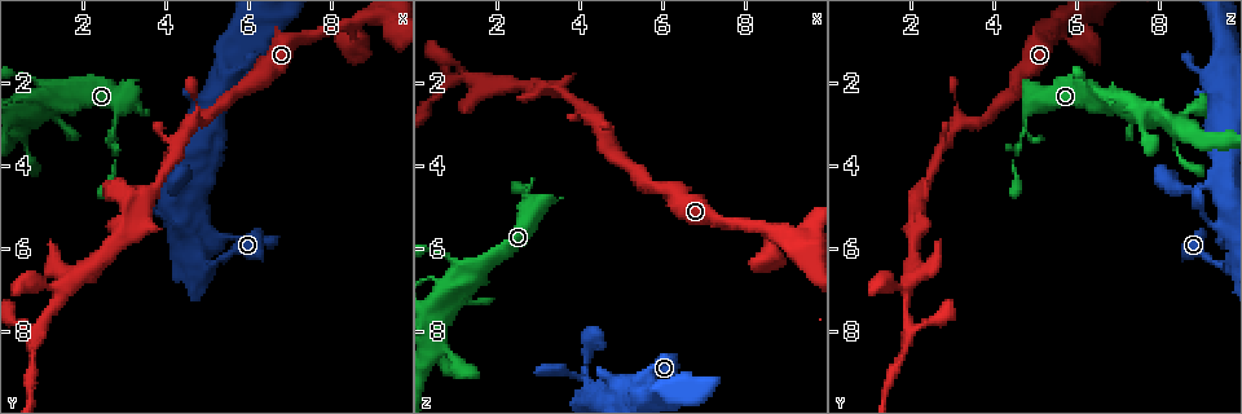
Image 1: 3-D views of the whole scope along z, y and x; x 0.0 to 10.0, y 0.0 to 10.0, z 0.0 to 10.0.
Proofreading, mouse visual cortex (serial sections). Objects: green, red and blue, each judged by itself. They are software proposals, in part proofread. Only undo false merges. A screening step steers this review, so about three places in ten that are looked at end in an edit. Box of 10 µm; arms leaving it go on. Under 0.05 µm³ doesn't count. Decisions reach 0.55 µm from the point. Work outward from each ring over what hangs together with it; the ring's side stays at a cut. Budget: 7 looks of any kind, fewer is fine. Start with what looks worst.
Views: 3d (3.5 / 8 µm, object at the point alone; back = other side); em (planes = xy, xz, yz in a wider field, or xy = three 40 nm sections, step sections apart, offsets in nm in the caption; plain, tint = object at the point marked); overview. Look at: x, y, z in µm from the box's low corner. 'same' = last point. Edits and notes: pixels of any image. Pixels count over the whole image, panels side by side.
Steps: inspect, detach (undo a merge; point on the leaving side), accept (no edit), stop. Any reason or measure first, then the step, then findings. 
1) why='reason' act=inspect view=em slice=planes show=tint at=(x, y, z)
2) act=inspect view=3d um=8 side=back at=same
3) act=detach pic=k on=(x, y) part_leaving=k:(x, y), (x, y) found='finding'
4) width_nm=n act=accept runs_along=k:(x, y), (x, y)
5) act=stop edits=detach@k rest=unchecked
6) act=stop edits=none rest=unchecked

why='a fork' act=inspect view=3d um=3.5 at=(3.40, 5.00, 2.20)

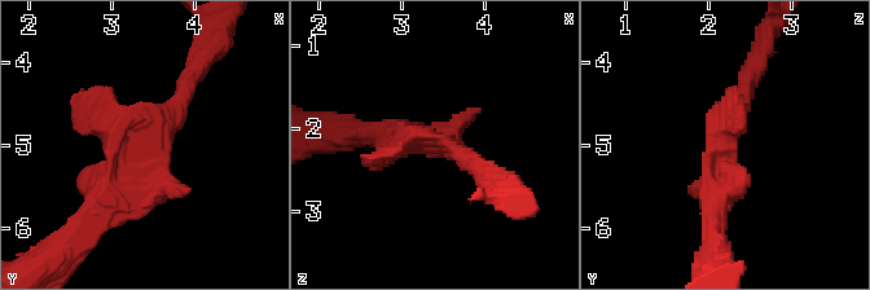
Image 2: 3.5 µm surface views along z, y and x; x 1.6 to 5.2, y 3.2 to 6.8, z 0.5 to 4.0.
act=accept runs_along=2:(190, 78), (163, 130), (92, 214) found='continuous, no second cell'

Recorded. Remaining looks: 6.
why='sudden change in width' act=inspect view=em slice=xy step=2 show=tint at=(2.80, 2.80, 4.80)

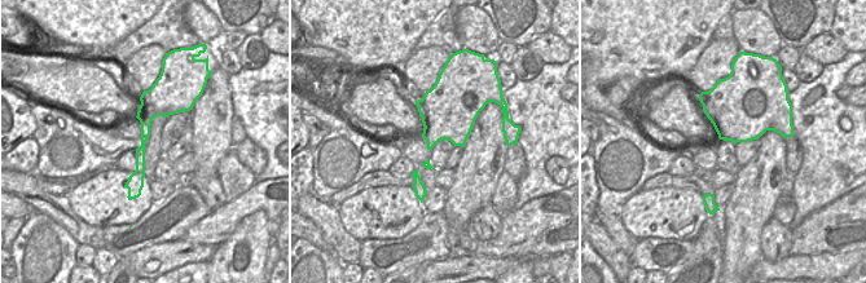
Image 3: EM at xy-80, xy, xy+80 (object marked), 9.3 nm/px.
act=inspect view=3d um=3.5 at=same

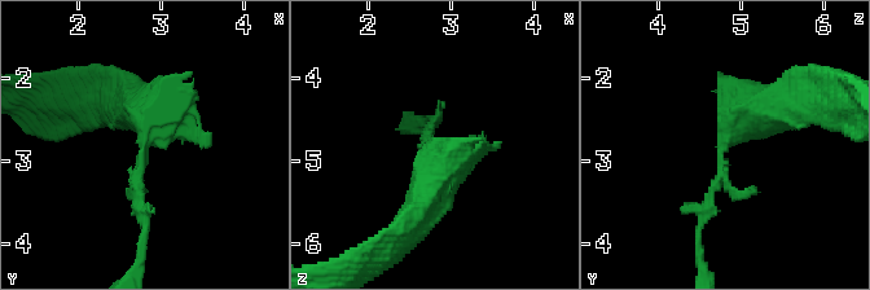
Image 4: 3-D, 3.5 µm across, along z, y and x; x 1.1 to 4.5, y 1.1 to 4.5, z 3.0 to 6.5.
act=detach pic=4 on=(734, 194) part_leaving=4:(723, 157), (699, 229), (703, 268) found='a second cell is stuck on'

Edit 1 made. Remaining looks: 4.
why='calibre changes' act=inspect view=3d um=3.5 at=(0.80, 2.50, 7.10)

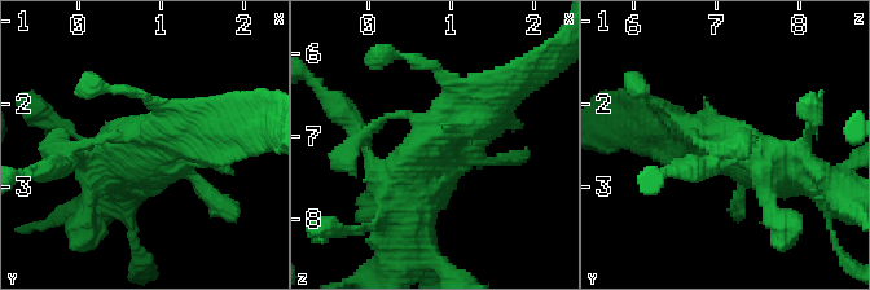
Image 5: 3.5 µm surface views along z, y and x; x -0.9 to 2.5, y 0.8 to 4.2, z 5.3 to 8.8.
act=inspect view=em slice=xy step=3 show=tint at=(0.80, 2.55, 7.15)

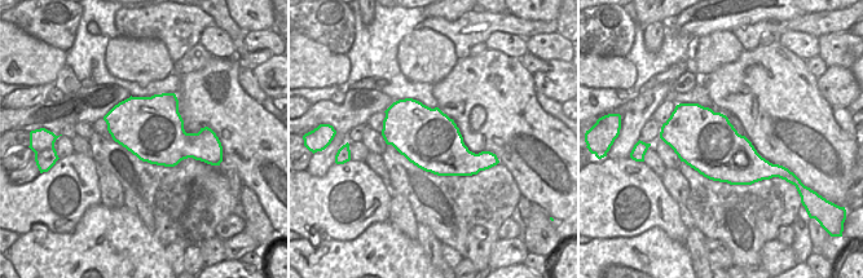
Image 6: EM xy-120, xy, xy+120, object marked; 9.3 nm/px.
why='another direction' act=inspect view=em slice=xy step=5 show=tint at=same

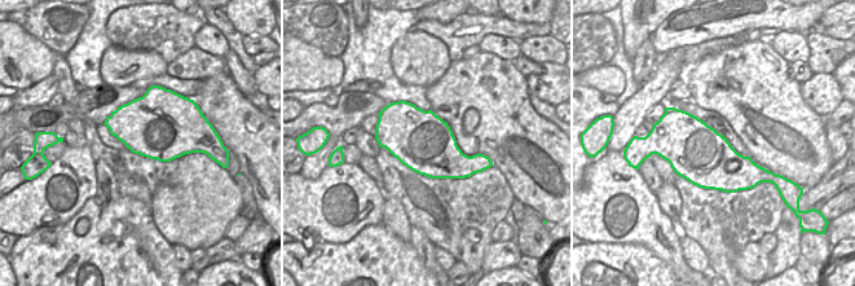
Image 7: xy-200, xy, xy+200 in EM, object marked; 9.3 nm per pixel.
act=accept found='continuous, no second cell'

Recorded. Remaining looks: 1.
act=stop edits=detach@4 rest=unchecked

